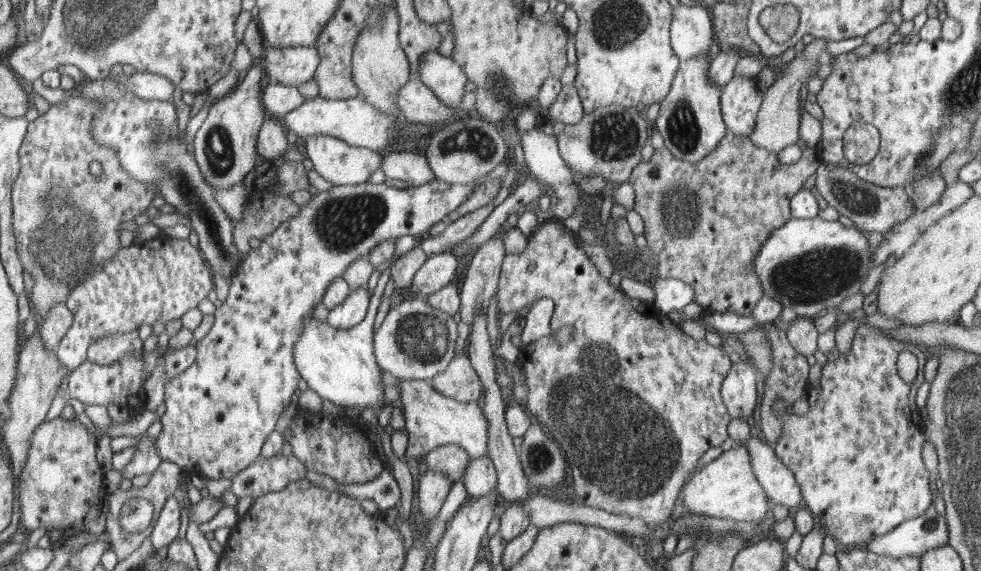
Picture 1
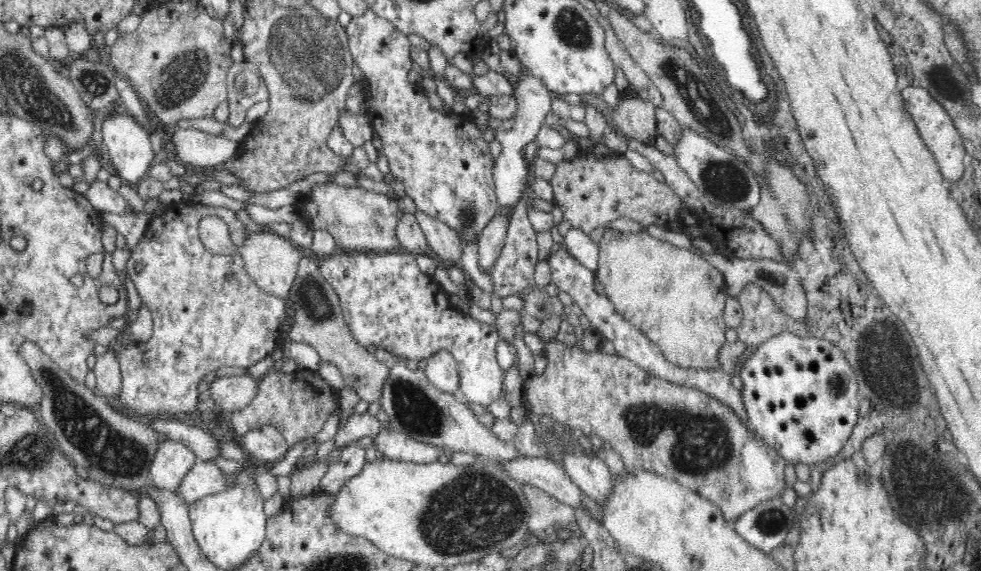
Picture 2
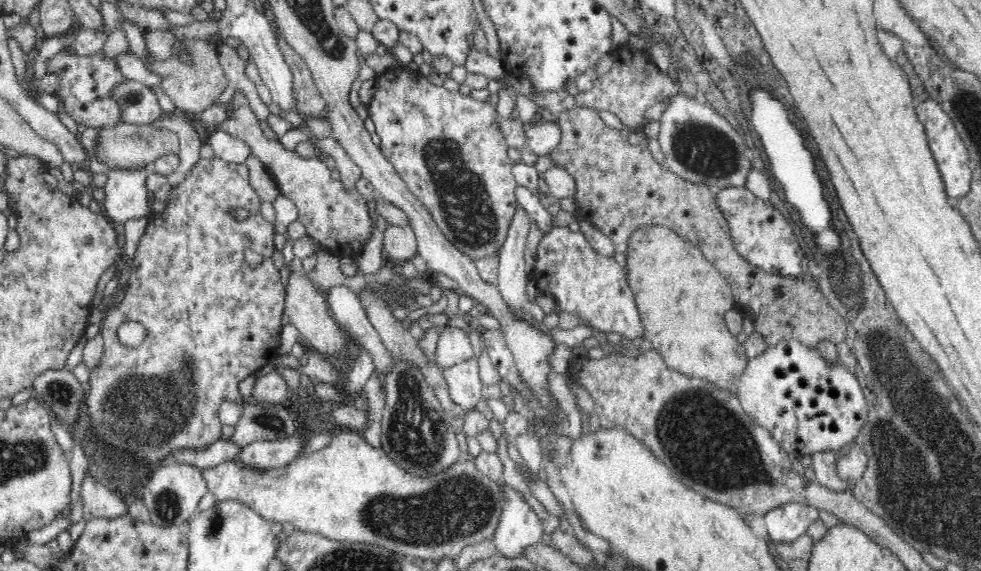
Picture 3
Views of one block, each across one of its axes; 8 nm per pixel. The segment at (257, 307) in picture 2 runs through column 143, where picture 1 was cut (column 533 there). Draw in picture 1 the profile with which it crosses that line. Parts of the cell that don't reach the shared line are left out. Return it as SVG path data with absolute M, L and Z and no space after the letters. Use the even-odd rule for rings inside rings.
M549 222L544 223L541 228L534 234L534 237L528 238L528 247L522 254L506 255L501 267L501 276L499 277L499 286L497 287L498 309L500 313L506 315L511 312L520 312L521 309L527 307L539 300L540 298L552 298L554 300L554 311L552 320L550 320L550 328L552 330L550 336L542 337L534 342L528 343L520 350L518 360L521 362L524 375L526 375L526 384L528 385L528 396L523 405L524 408L541 424L546 424L551 435L563 450L565 459L568 460L570 466L570 474L572 474L572 482L574 482L574 493L581 504L589 507L594 506L598 509L605 509L608 513L615 515L627 515L628 517L640 518L650 528L658 528L660 524L664 524L668 520L668 512L672 512L674 504L676 504L676 496L680 494L682 486L687 484L688 476L695 472L700 459L707 454L711 448L721 447L722 442L726 442L728 433L728 422L734 420L730 418L730 413L722 400L720 386L726 374L730 371L730 358L728 354L722 350L722 346L712 346L706 342L700 342L684 336L684 332L680 332L680 328L674 330L672 324L664 326L664 316L656 310L656 318L648 318L648 306L638 304L634 306L634 300L628 297L620 288L610 285L610 280L600 276L598 270L586 257L586 254L577 244L578 237L570 237L561 232L562 228L558 224ZM562 325L570 325L573 327L573 339L564 345L559 345L553 336L556 336L558 329Z

